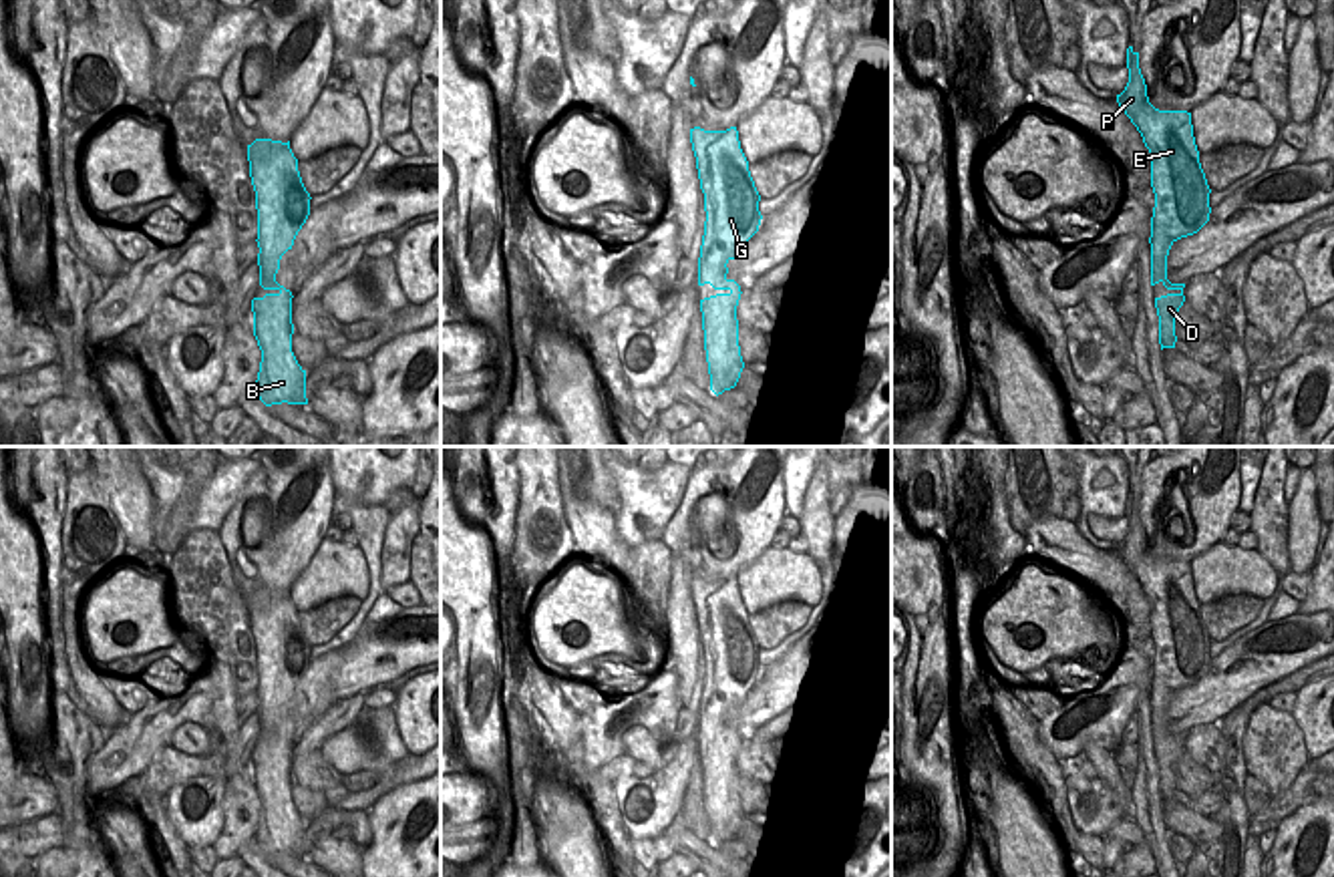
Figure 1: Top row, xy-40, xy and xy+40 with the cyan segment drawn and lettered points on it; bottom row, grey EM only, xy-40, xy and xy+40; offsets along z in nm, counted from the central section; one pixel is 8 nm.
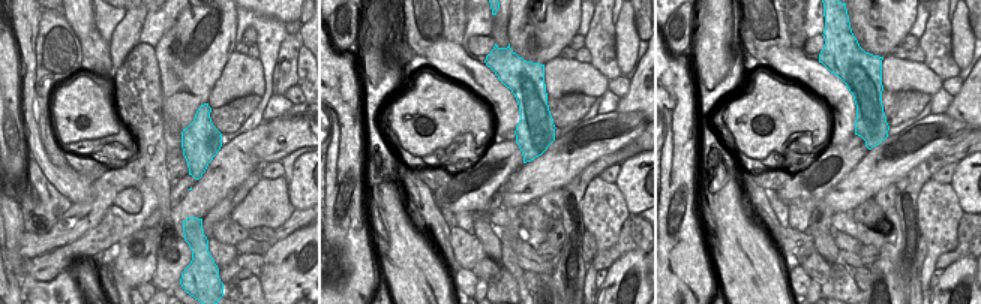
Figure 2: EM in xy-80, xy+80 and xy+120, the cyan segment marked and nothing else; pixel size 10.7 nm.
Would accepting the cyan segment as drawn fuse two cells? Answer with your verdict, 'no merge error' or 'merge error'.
no merge error

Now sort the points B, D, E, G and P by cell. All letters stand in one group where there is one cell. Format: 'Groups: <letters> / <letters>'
Groups: B D E G P.

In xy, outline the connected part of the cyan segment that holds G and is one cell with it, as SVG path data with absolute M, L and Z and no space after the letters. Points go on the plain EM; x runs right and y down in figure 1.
M700 577L690 579L690 593L696 607L696 620L700 640L704 644L704 686L698 708L698 736L710 734L718 744L700 750L704 801L710 825L710 841L718 847L724 841L736 837L744 819L738 797L738 770L736 756L740 750L740 736L728 730L726 714L736 710L746 698L748 690L759 682L761 646L748 622L748 611L740 599L738 581L730 577L726 581L704 581Z

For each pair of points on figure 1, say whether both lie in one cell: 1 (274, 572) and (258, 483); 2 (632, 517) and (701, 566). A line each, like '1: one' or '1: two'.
1: one
2: two

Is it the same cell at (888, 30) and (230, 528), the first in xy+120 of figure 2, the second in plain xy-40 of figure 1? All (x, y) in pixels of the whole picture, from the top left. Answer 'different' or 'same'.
same

